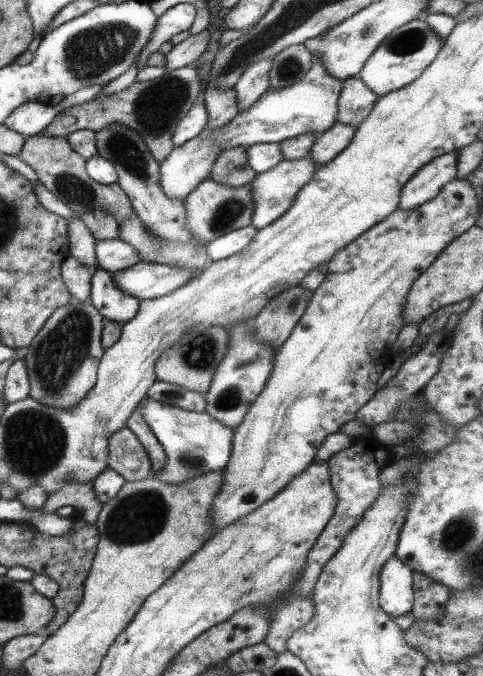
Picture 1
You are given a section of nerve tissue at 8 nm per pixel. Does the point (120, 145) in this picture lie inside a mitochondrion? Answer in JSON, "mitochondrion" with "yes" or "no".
{"mitochondrion":"yes"}

